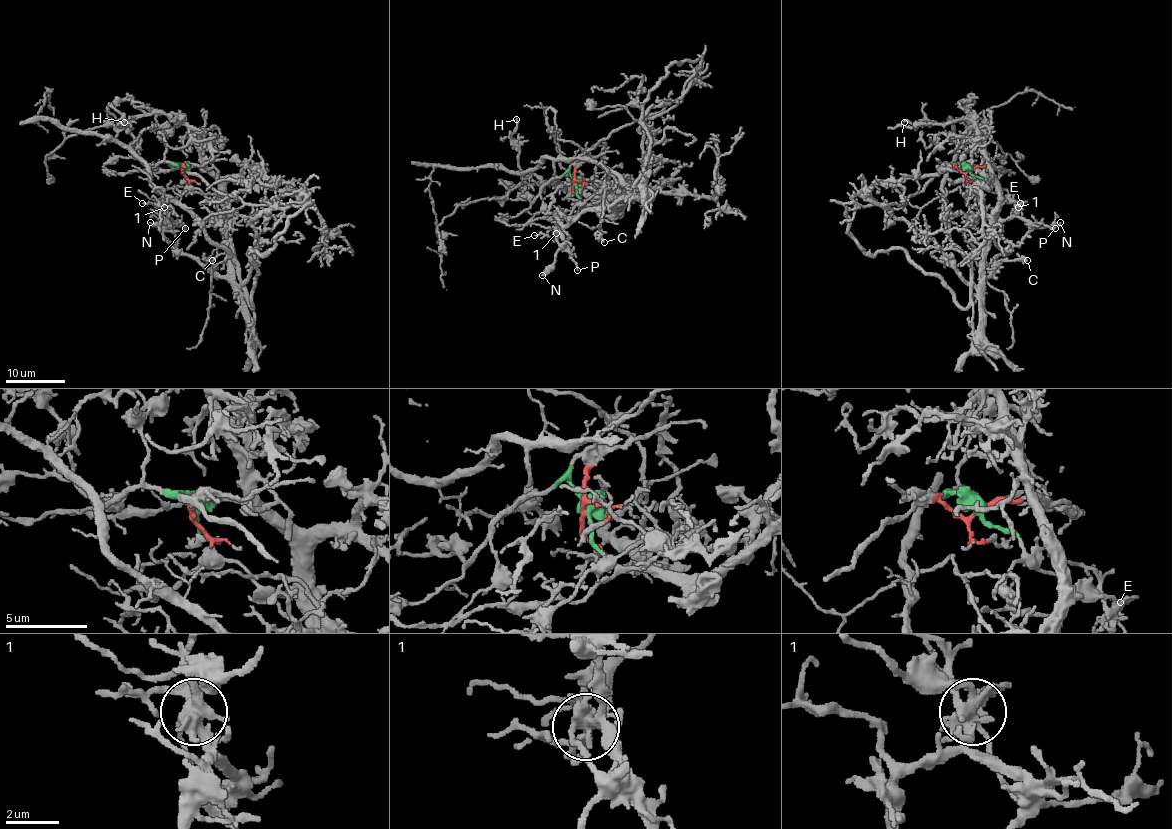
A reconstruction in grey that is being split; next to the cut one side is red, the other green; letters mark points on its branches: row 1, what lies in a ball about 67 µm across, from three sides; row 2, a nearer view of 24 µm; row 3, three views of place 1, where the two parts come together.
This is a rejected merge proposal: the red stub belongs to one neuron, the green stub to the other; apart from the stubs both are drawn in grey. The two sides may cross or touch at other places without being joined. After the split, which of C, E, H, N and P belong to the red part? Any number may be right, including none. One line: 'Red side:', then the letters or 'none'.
Red side: C, E, H, P

